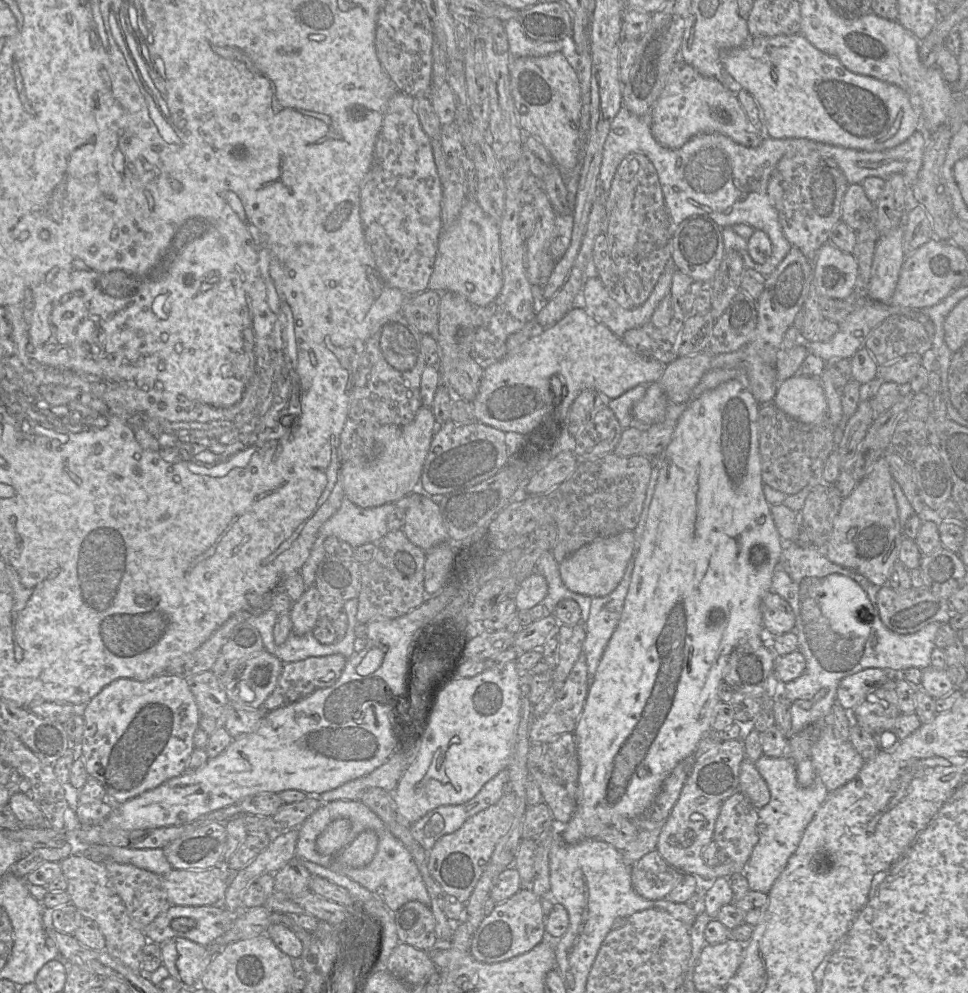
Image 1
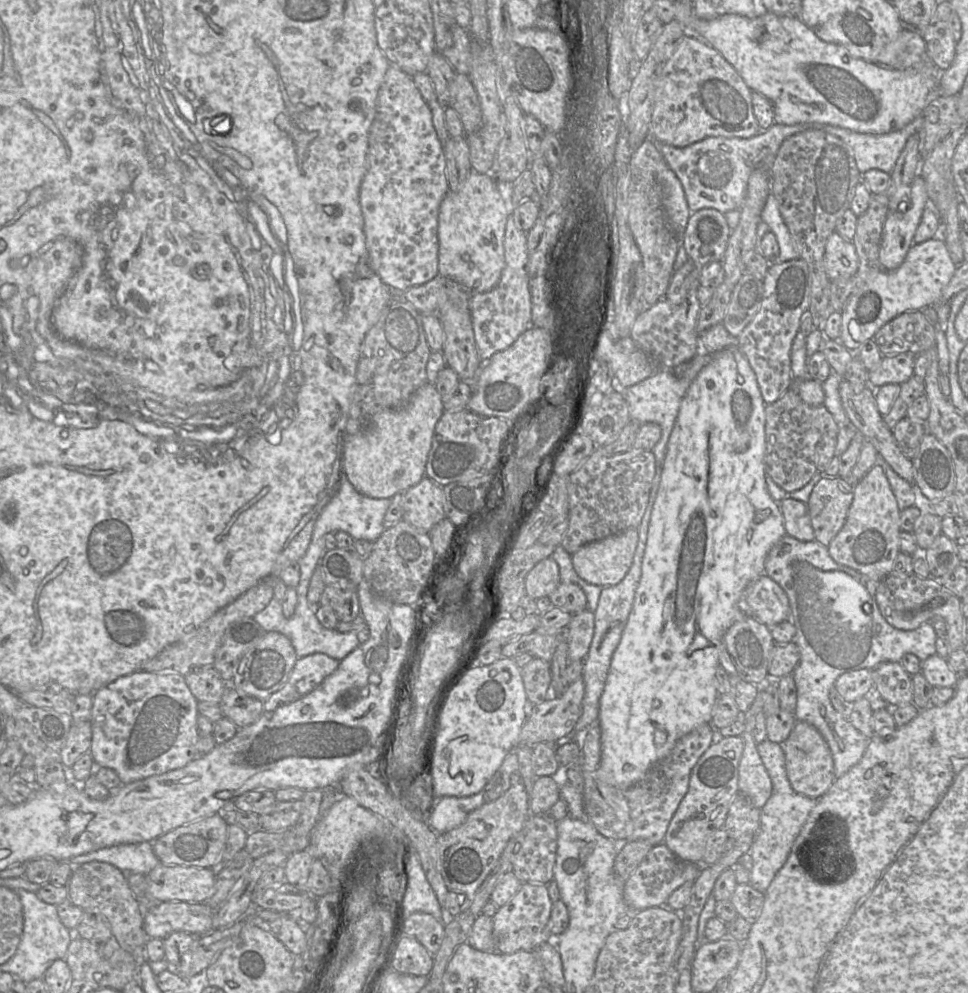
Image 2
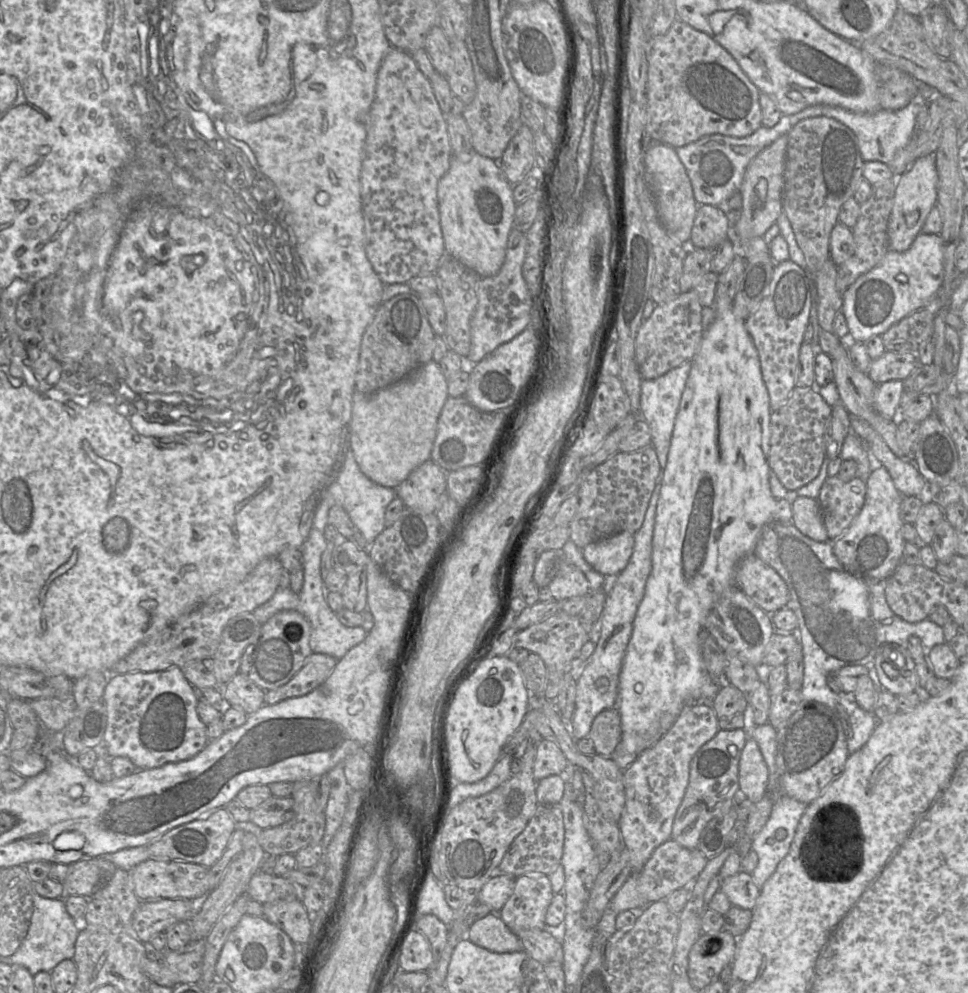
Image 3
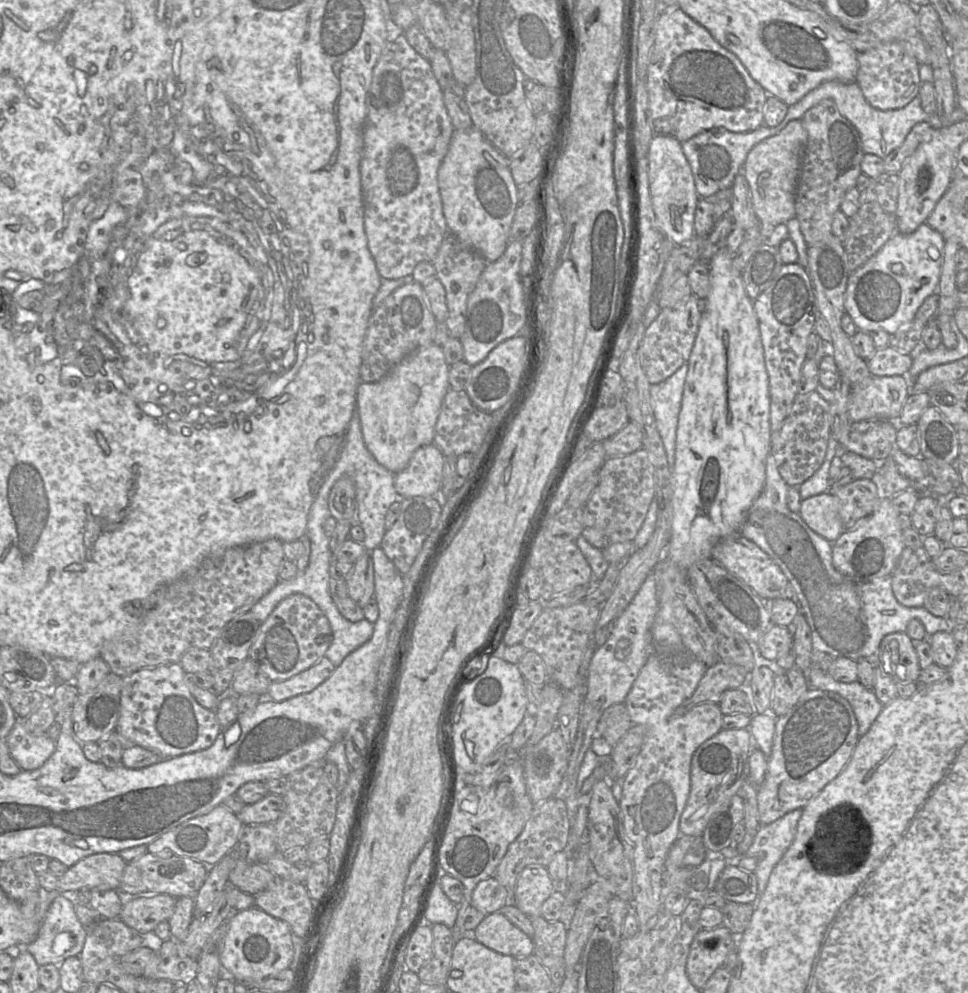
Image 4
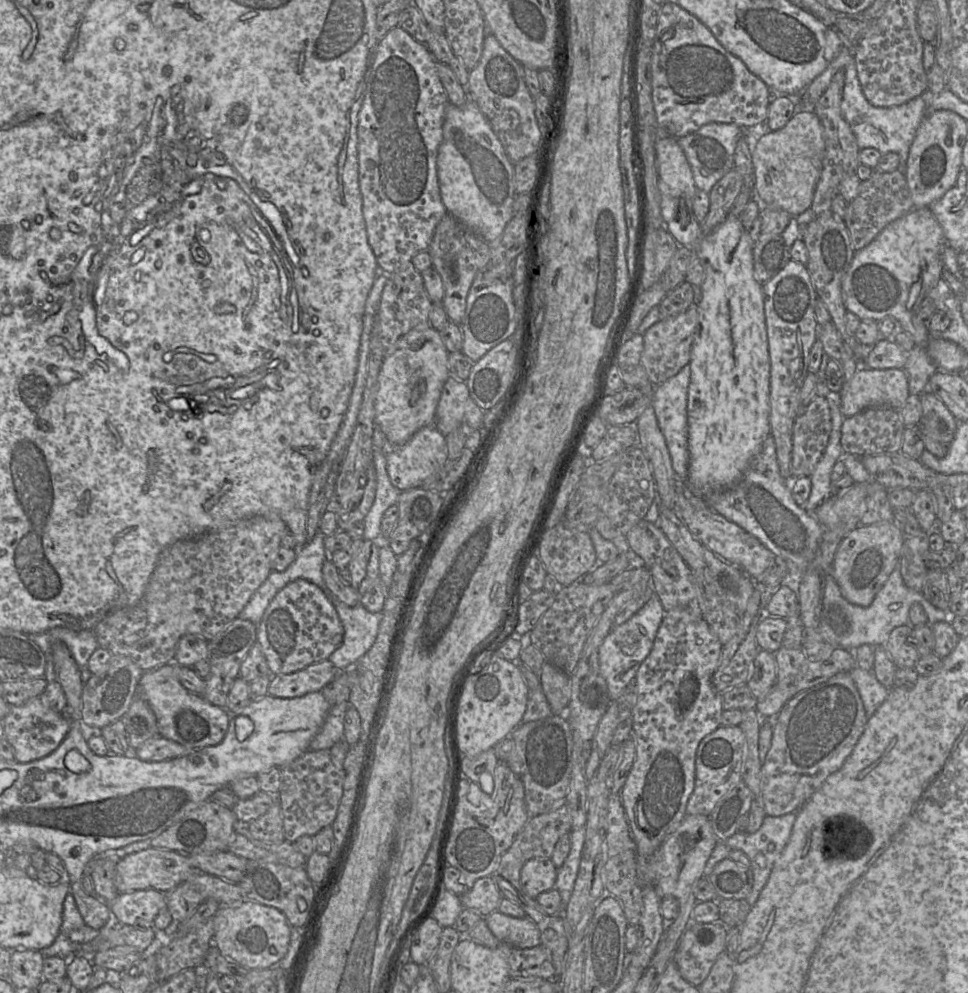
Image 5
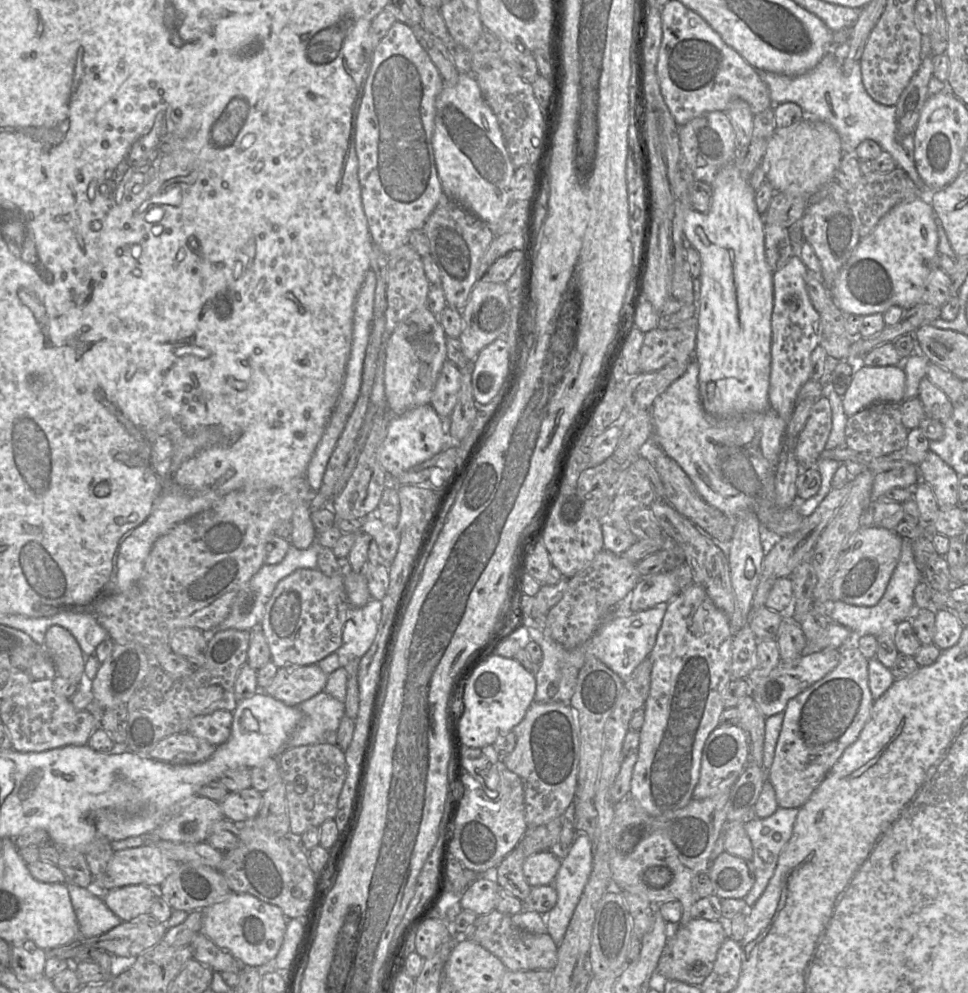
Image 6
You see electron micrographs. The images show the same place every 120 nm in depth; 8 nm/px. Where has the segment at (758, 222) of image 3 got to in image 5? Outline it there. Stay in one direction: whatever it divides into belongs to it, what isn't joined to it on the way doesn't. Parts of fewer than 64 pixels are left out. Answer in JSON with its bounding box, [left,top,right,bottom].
[744,108,825,217]

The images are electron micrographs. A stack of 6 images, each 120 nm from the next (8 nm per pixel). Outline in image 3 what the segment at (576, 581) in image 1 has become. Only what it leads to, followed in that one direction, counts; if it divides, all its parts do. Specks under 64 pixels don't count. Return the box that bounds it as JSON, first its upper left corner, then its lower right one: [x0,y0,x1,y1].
[582,531,634,577]

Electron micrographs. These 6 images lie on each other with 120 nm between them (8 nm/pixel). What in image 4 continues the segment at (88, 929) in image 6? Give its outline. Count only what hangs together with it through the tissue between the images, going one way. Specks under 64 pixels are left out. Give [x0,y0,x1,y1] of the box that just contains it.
[23,894,87,966]

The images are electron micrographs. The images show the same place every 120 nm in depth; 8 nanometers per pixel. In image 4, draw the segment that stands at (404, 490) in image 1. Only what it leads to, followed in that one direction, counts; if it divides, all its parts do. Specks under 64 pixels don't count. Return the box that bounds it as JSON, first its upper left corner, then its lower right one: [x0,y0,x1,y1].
[357,343,450,472]

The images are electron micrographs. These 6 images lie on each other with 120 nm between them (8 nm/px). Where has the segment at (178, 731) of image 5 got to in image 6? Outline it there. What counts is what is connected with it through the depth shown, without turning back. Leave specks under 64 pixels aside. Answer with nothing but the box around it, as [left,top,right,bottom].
[187,710,232,746]

